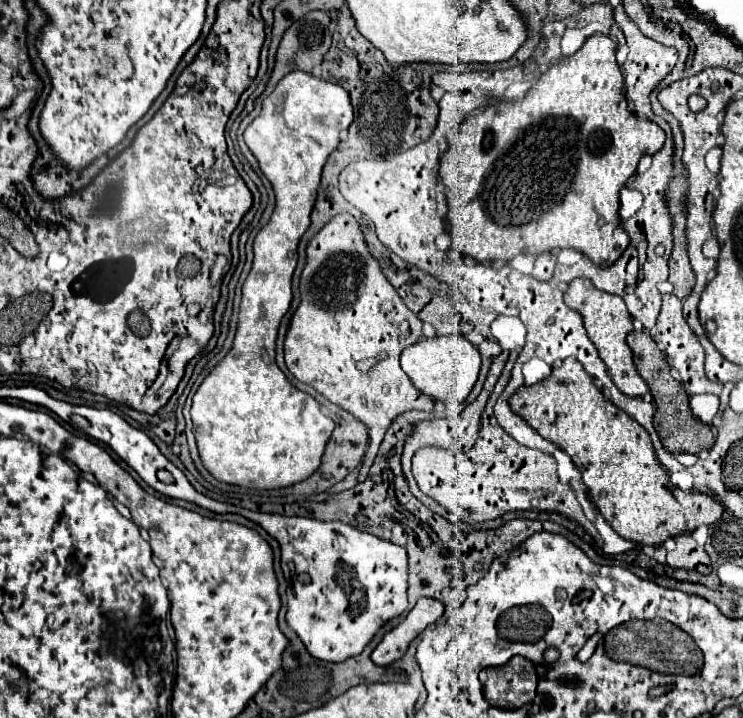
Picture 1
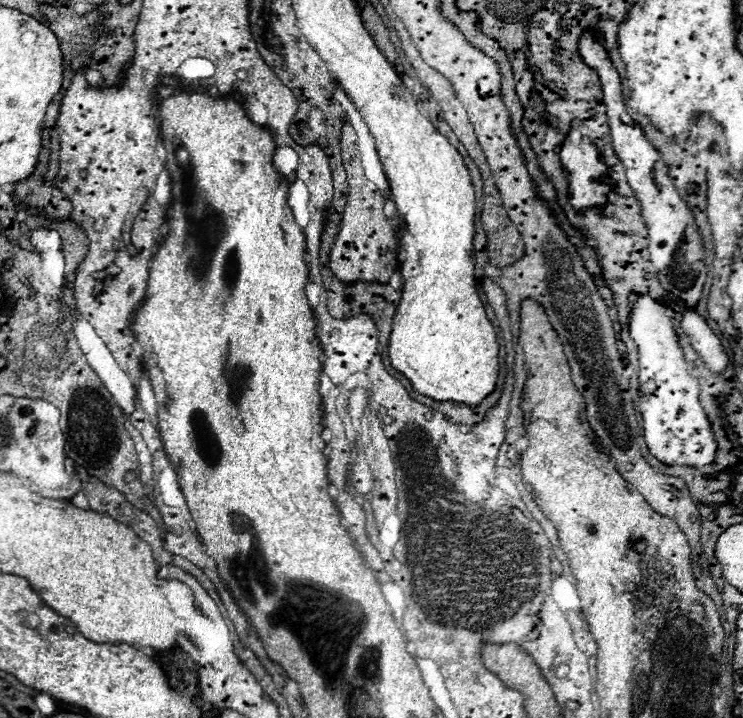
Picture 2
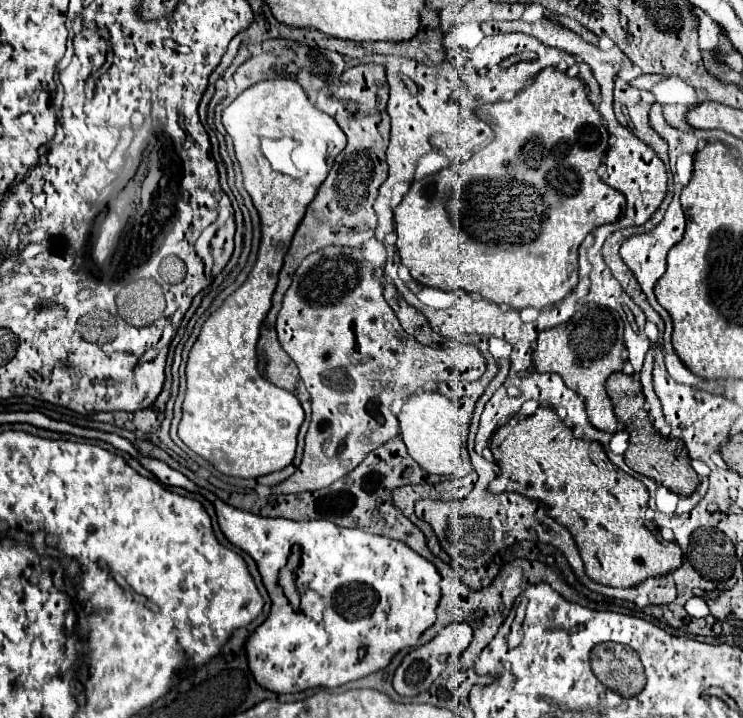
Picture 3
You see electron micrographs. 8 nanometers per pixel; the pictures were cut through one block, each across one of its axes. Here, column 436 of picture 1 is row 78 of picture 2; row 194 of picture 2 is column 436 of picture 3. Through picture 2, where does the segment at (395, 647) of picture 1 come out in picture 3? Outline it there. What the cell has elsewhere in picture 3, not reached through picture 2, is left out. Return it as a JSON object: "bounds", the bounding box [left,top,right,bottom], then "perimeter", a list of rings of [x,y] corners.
{"bounds":[394,622,472,696],"perimeter":[[[458,622],[458,624],[450,624],[444,630],[440,630],[436,634],[434,640],[430,640],[428,644],[412,650],[410,654],[404,656],[402,664],[398,666],[396,674],[394,674],[394,690],[400,696],[418,696],[422,692],[426,692],[432,682],[442,674],[442,670],[446,668],[448,660],[454,664],[460,660],[462,652],[468,648],[468,644],[472,642],[472,628],[466,622]]]}

